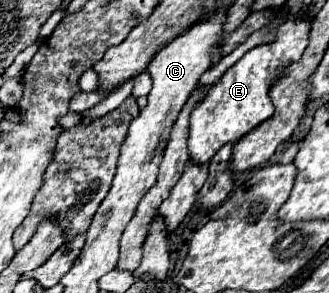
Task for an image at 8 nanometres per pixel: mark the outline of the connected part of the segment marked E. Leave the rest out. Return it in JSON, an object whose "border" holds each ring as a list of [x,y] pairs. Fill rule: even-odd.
{"border":[[[296,20],[286,22],[278,28],[276,40],[268,46],[256,46],[246,52],[208,92],[208,96],[192,110],[190,116],[190,138],[188,138],[188,152],[190,162],[194,164],[208,164],[212,156],[224,144],[236,144],[242,134],[248,134],[258,124],[268,120],[274,114],[274,104],[270,100],[272,84],[284,76],[286,66],[298,62],[302,50],[306,48],[310,32],[310,20]]]}

